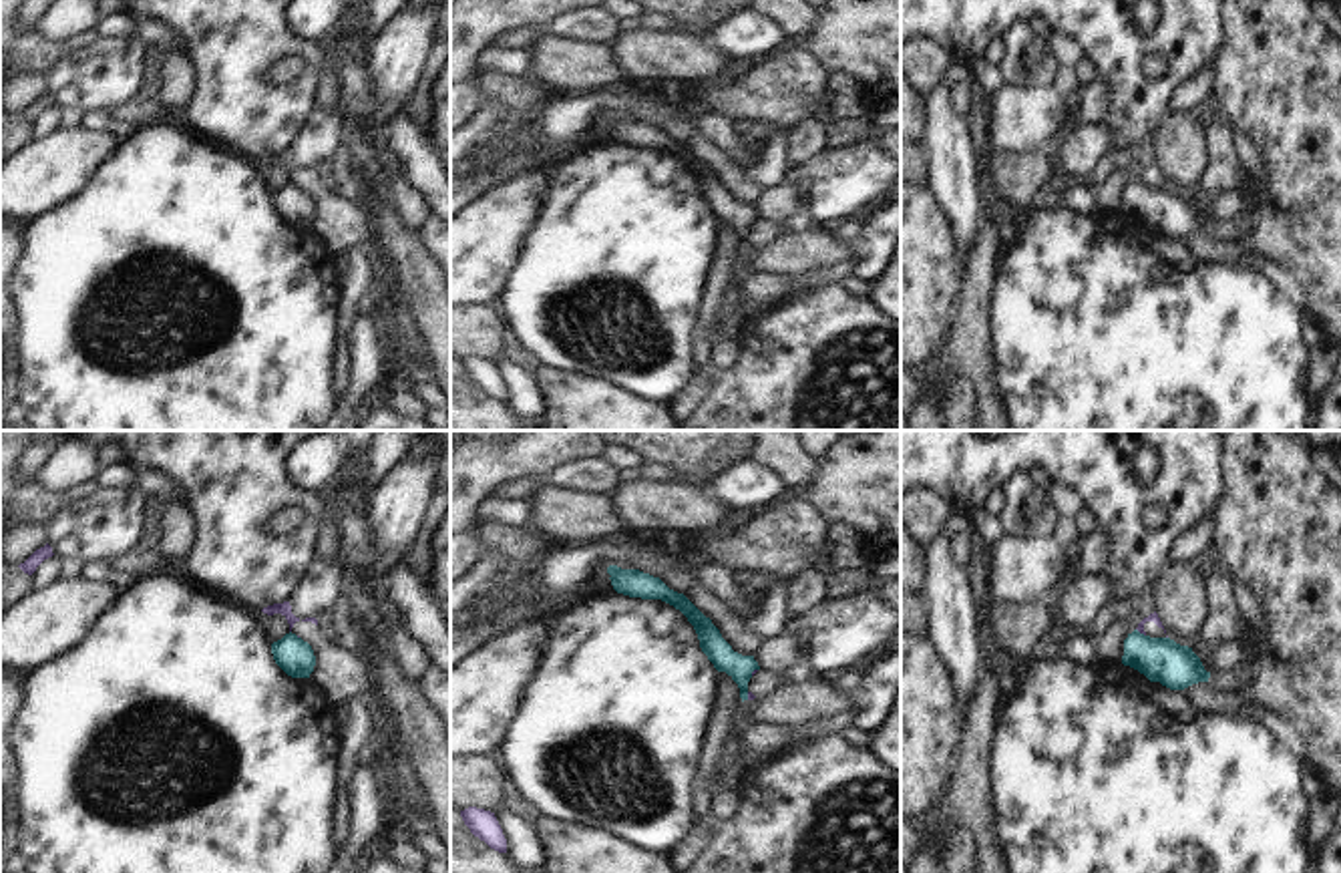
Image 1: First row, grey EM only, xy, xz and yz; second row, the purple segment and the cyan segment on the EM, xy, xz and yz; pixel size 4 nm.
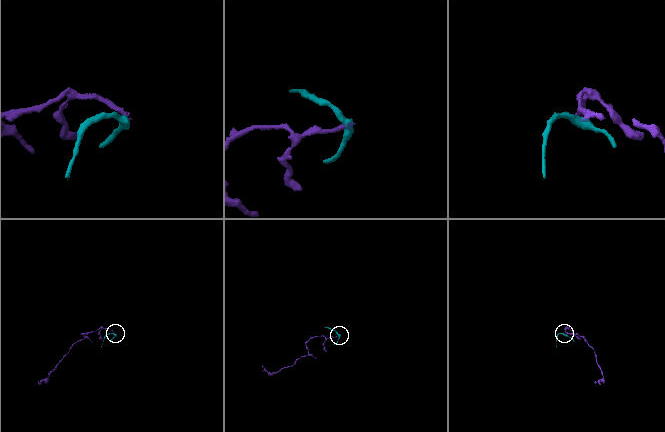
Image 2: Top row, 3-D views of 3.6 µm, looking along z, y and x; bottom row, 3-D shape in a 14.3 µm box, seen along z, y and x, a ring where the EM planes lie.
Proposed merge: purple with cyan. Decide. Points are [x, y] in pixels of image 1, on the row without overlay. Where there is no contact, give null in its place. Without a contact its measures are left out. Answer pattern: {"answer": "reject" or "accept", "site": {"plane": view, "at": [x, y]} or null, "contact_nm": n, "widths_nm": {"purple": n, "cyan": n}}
{"answer": "reject", "site": {"plane": "yz", "at": [1140, 182]}, "contact_nm": 50, "widths_nm": {"purple": 40, "cyan": 180}}

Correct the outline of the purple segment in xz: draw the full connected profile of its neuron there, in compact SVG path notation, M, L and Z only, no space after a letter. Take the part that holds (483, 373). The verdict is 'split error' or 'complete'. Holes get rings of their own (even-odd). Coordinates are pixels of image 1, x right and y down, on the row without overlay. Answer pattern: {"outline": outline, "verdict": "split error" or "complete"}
{"outline": "M468 356L468 358L460 360L460 366L474 386L485 390L491 398L495 398L499 402L507 402L507 388L503 384L503 378L501 378L495 362L476 358L476 356Z", "verdict": "complete"}

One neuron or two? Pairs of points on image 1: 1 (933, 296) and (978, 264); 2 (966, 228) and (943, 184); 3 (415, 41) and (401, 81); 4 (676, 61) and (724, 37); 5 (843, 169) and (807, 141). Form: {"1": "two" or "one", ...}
{"1": "two", "2": "one", "3": "one", "4": "two", "5": "two"}

